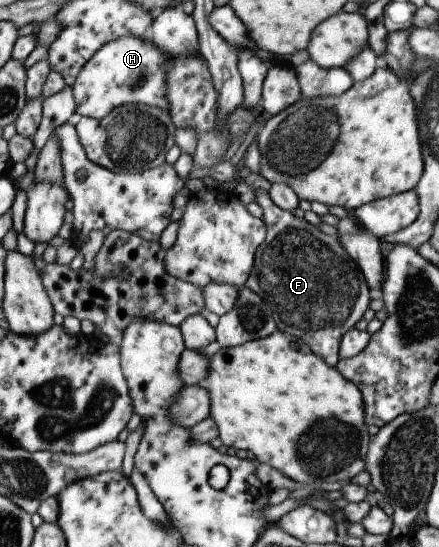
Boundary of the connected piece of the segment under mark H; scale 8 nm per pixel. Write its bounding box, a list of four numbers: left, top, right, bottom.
[70,35,169,119]

